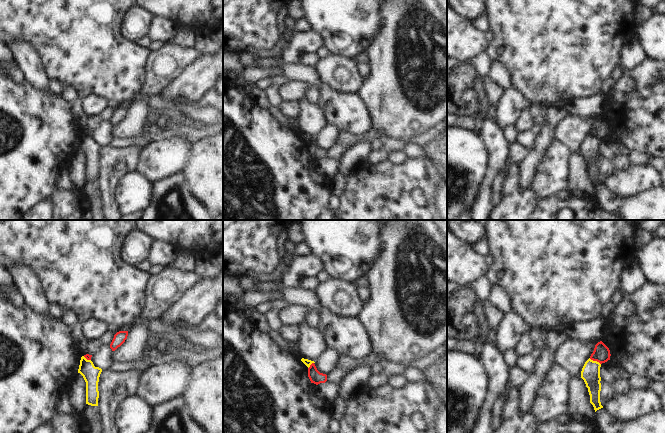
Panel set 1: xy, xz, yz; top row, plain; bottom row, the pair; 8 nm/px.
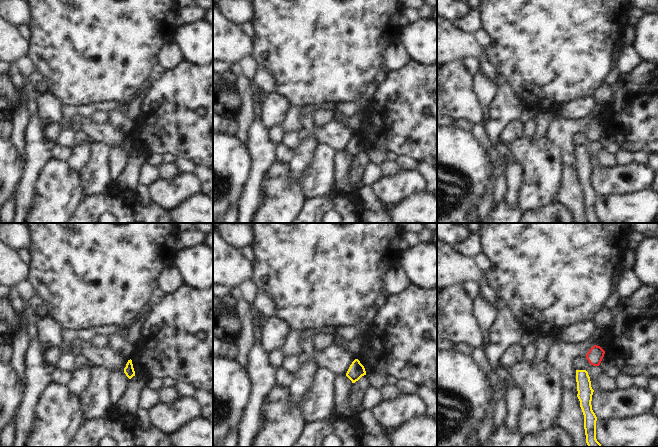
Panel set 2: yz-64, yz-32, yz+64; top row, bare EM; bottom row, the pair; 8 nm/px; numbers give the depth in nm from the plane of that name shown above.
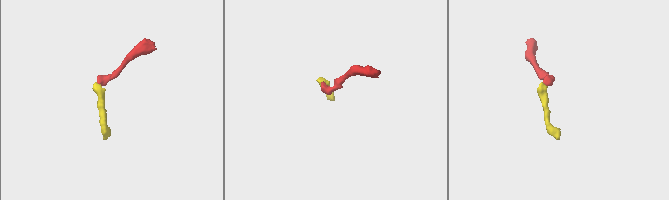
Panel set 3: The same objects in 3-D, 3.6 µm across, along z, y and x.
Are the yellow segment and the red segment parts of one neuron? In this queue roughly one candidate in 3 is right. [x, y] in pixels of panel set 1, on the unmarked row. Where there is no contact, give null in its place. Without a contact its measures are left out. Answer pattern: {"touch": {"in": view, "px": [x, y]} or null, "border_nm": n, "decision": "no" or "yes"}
{"touch": {"in": "yz", "px": [595, 137]}, "border_nm": 110, "decision": "no"}

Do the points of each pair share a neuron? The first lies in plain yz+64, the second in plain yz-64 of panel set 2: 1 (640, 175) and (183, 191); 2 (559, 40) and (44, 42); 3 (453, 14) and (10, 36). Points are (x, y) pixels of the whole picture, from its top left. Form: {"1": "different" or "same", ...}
{"1": "same", "2": "same", "3": "different"}

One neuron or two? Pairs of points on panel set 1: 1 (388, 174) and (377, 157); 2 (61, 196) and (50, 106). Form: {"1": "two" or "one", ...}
{"1": "two", "2": "two"}

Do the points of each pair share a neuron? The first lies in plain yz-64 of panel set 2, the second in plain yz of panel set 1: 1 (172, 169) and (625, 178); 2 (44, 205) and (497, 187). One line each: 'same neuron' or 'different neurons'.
1: different neurons
2: different neurons

